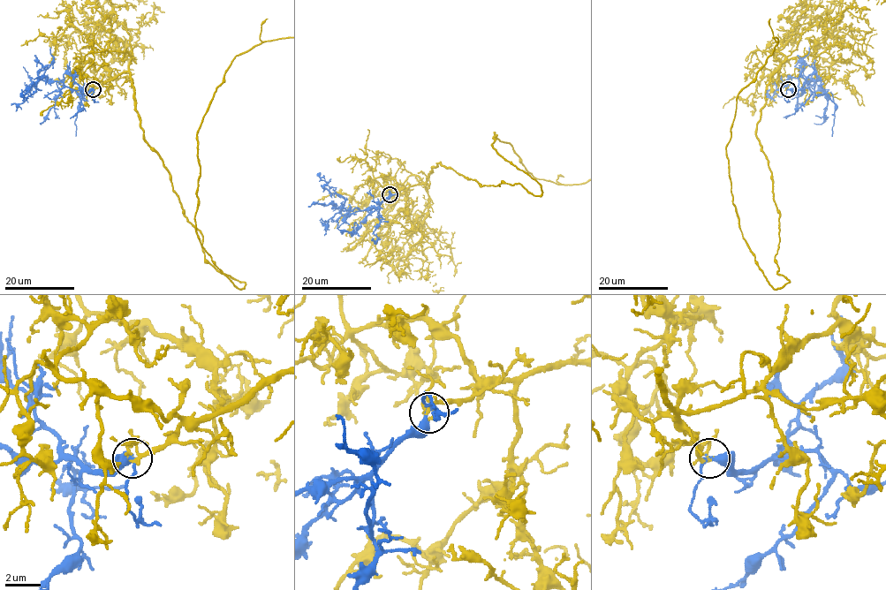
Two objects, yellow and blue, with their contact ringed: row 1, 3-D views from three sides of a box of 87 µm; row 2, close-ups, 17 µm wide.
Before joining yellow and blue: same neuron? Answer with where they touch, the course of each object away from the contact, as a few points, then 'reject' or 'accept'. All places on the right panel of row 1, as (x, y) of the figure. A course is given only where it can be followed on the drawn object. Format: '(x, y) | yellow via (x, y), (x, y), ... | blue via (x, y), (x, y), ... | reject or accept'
(788, 89) | yellow via (788, 89), (774, 73), (756, 132), (789, 282), (774, 289), (726, 144), (738, 94), (800, 19) | blue via (788, 89), (801, 90), (811, 79), (791, 76), (787, 84), (770, 97), (768, 94), (769, 89) | accept

